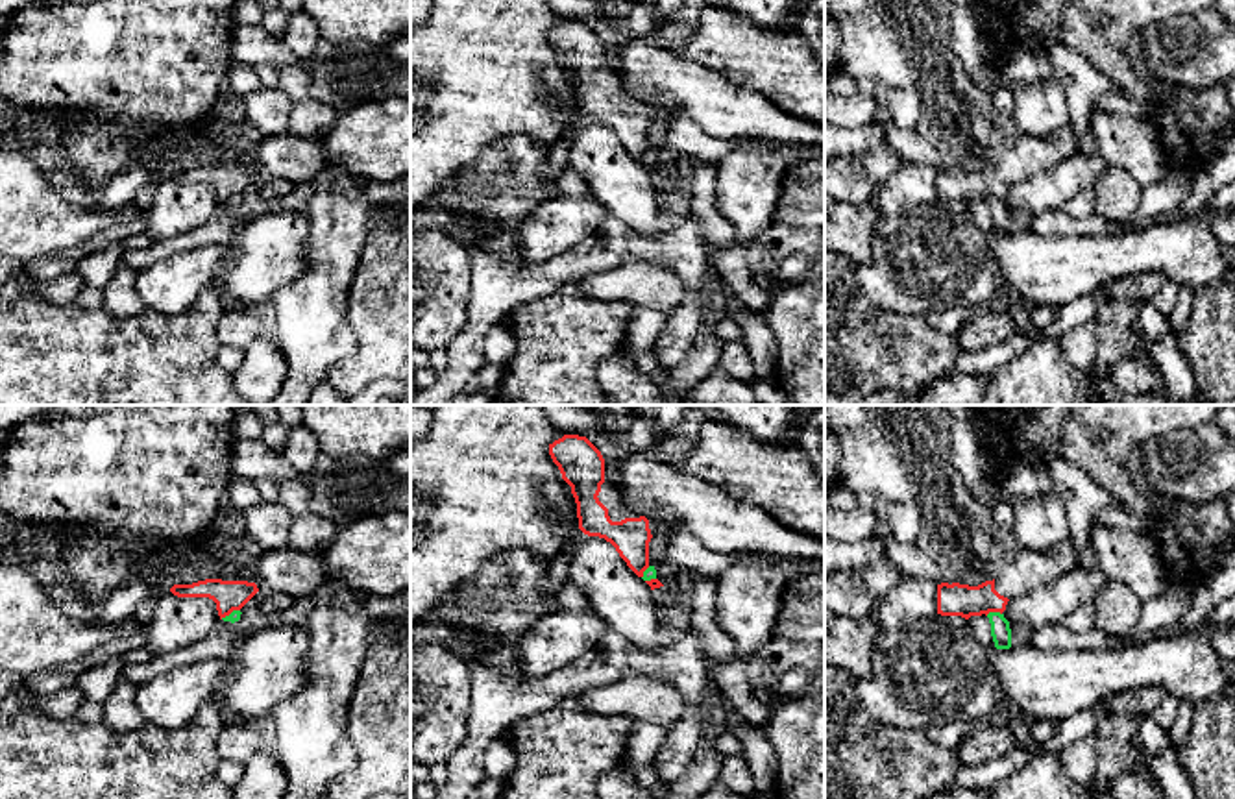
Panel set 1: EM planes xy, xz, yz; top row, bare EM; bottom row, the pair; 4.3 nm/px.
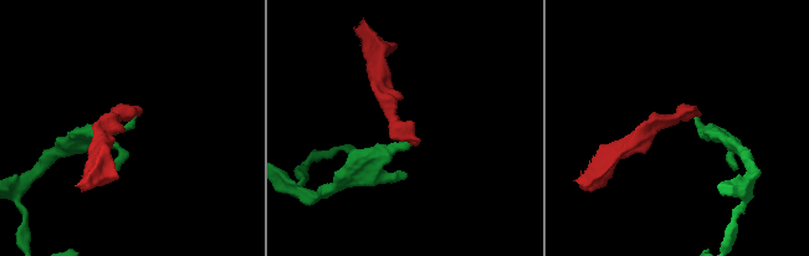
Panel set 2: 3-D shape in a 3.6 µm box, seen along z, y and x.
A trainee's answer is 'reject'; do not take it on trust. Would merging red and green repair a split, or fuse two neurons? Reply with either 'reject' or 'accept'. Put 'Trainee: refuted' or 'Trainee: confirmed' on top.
Trainee: confirmed
reject

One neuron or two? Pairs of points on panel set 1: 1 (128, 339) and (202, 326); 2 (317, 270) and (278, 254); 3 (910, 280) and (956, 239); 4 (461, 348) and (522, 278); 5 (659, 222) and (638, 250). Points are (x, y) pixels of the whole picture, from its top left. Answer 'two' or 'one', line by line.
1: one
2: two
3: one
4: one
5: two

